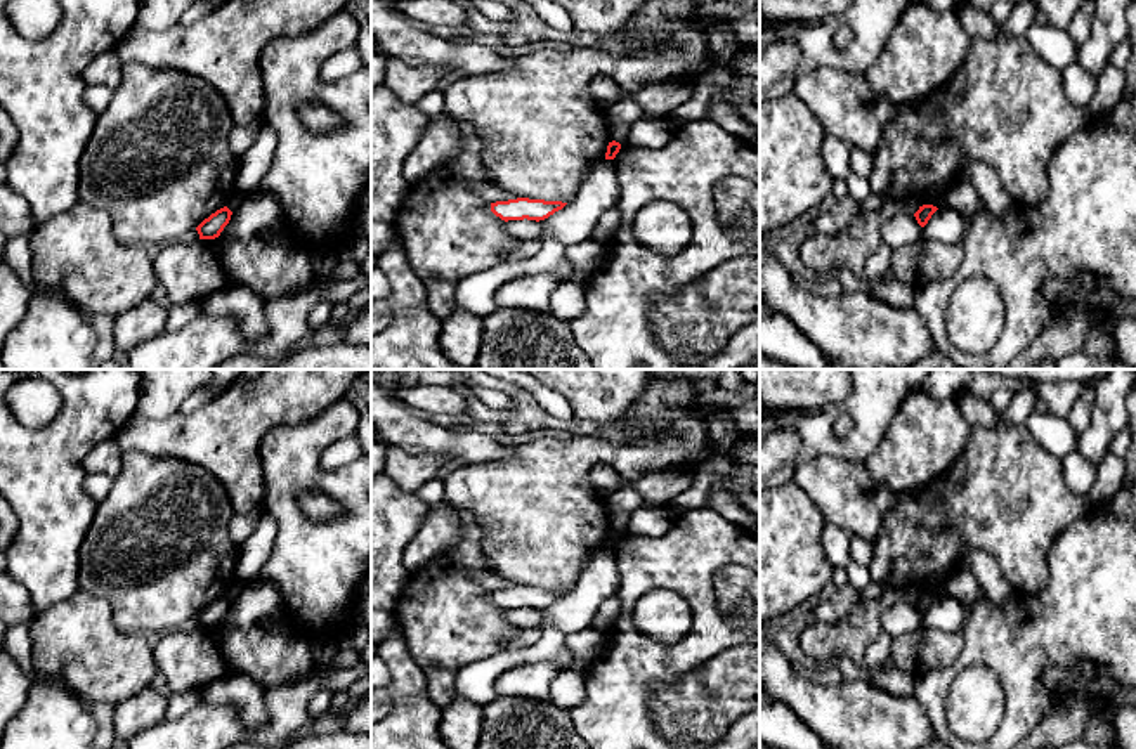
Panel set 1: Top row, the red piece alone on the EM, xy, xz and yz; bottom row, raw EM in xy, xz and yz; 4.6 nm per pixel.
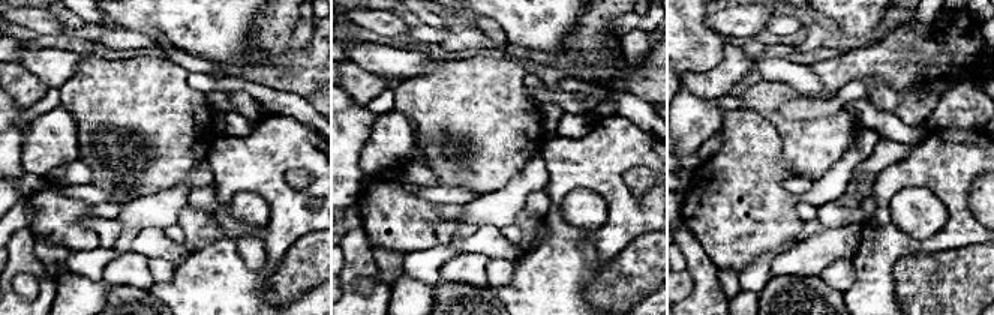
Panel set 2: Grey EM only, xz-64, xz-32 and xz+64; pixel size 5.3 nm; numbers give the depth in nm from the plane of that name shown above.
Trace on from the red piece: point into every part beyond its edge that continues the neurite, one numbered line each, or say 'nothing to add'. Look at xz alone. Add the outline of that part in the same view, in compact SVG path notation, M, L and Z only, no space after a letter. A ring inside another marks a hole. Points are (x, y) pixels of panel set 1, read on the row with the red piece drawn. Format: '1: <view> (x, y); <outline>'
nothing to add

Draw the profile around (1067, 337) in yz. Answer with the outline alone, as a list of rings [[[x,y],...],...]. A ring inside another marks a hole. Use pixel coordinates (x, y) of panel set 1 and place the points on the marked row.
[[[1075,307],[1063,322],[1042,331],[1032,340],[1028,348],[1016,355],[1009,364],[980,369],[1030,369],[1044,359],[1056,362],[1068,354],[1079,352],[1089,331],[1101,326],[1101,321],[1103,314],[1087,307]]]

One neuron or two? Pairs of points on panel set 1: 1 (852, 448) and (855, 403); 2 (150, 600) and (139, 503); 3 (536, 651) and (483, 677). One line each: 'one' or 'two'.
1: one
2: one
3: one

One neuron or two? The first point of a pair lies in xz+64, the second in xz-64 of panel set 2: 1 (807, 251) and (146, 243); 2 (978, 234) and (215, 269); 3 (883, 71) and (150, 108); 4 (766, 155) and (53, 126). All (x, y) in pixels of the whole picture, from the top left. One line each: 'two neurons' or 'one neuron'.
1: two neurons
2: one neuron
3: one neuron
4: two neurons

